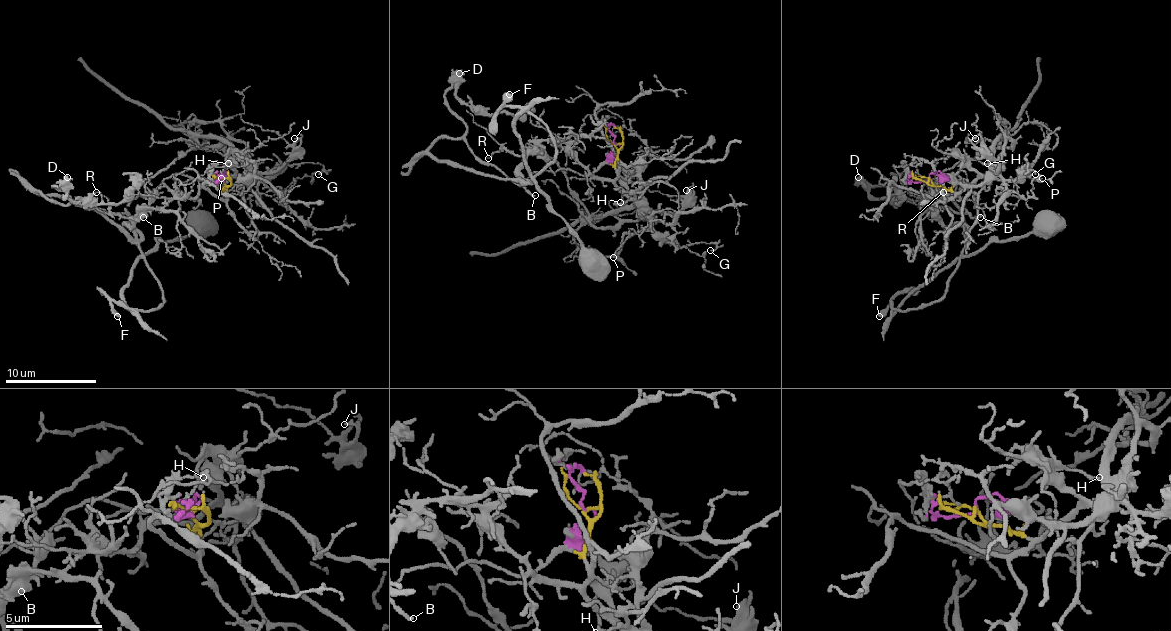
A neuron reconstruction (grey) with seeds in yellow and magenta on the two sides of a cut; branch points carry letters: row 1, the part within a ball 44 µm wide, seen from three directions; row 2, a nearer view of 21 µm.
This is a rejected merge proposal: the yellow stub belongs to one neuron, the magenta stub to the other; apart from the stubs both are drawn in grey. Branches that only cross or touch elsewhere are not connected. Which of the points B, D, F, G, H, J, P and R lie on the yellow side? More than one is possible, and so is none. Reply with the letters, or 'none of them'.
G, H, J, P

